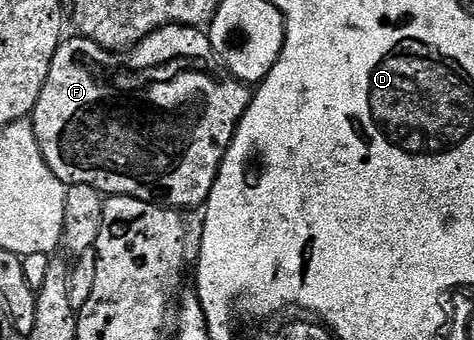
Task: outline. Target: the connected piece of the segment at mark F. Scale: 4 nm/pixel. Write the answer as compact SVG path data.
M167 24L165 28L159 28L154 30L151 34L146 37L145 40L141 40L139 44L133 44L131 48L127 49L123 53L124 56L119 60L117 53L115 51L104 48L100 44L94 43L92 40L87 40L85 36L79 34L73 35L73 40L68 40L69 38L61 39L58 50L54 54L54 58L50 62L50 74L46 74L46 86L42 86L42 90L38 94L38 102L34 106L32 115L30 117L32 122L32 129L34 134L38 138L38 146L42 150L44 155L44 161L50 166L50 170L56 177L61 180L65 186L70 184L85 184L86 186L94 186L100 192L104 193L105 197L110 196L129 196L135 200L141 200L142 202L150 202L151 204L159 204L161 208L166 208L169 210L185 210L184 208L196 208L199 209L201 206L207 204L208 195L210 190L214 186L214 182L218 178L218 170L222 166L224 161L224 156L228 152L228 147L232 145L232 139L236 133L236 128L240 124L240 119L246 114L246 110L250 106L254 92L251 87L247 84L243 84L238 78L234 78L230 73L224 69L224 65L219 56L217 56L214 46L210 42L207 31L201 30L199 27L193 26L191 24Z

